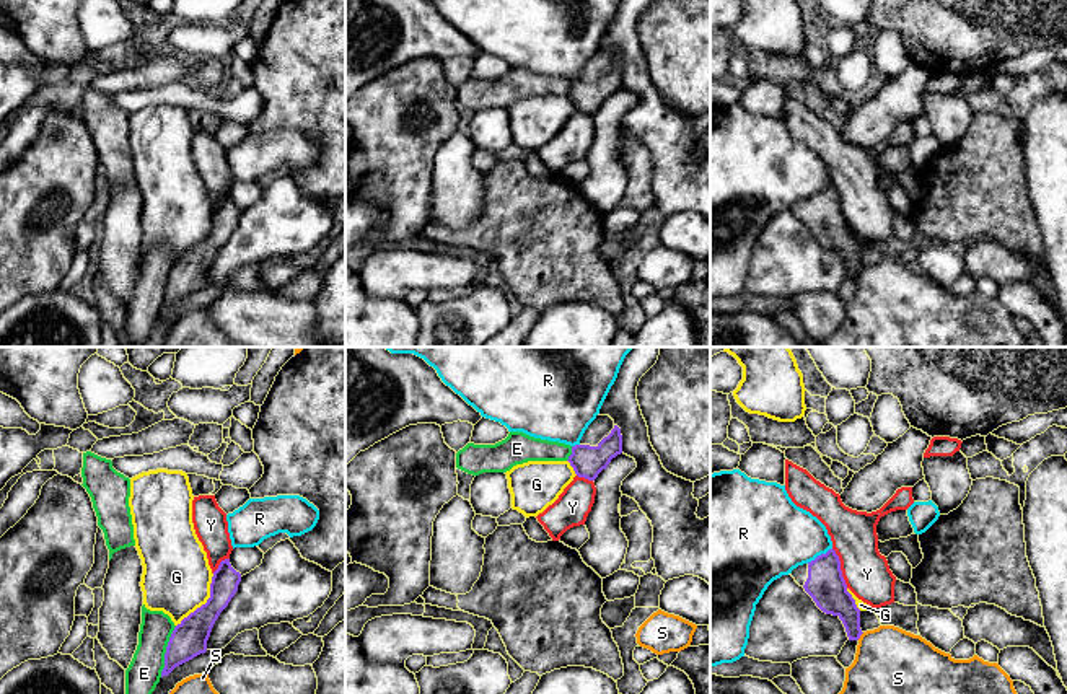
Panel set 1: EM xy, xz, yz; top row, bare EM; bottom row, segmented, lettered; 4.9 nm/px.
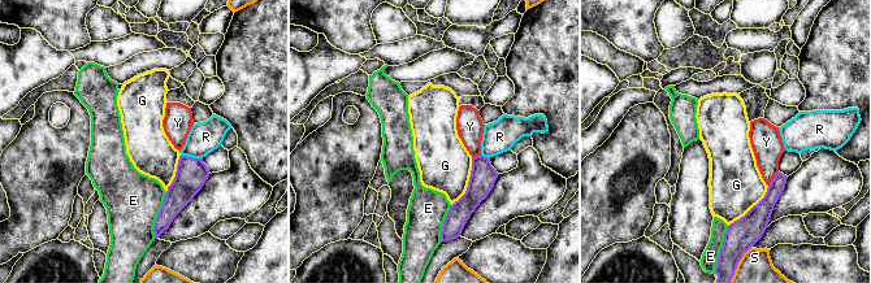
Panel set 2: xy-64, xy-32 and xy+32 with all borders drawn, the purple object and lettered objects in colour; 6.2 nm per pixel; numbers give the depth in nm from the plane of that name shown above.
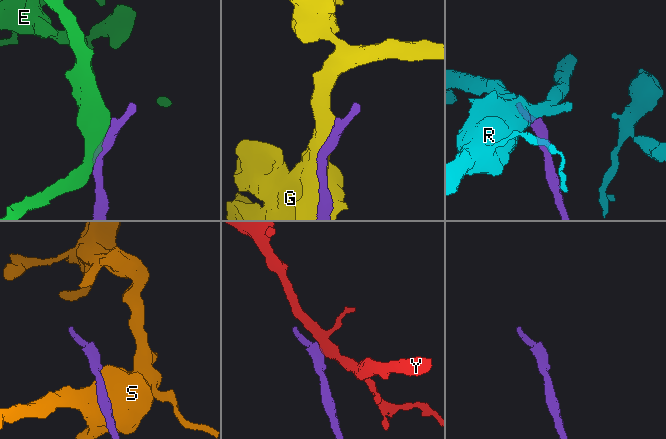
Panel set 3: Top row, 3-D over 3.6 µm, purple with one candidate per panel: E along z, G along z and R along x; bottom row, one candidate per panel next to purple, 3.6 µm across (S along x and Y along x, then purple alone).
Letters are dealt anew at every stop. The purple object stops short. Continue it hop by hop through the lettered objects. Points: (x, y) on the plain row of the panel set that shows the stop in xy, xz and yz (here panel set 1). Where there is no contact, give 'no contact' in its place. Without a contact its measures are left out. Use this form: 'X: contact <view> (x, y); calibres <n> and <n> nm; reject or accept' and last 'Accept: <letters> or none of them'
E: contact xy (166, 287); calibres 180 and 170 nm; reject
G: contact xy (206, 238); calibres 180 and 340 nm; reject
R: contact yz (818, 191); calibres 190 and 380 nm; reject
S: contact yz (860, 269); calibres 170 and 420 nm; reject
Y: contact yz (839, 202); calibres 190 and 220 nm; reject
Accept: none of them

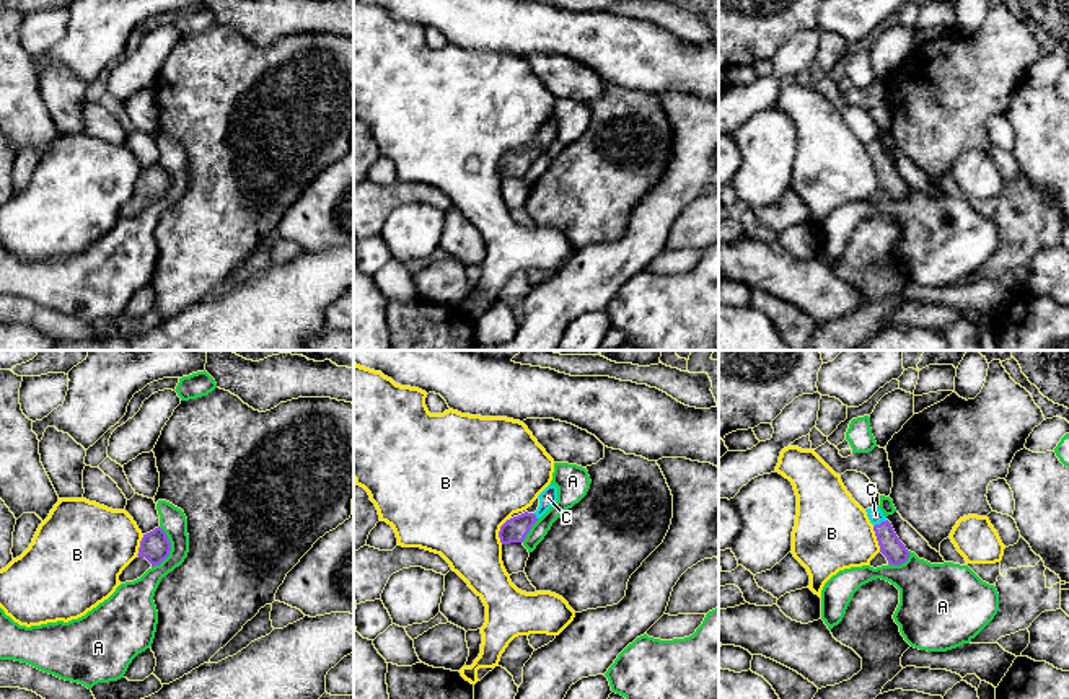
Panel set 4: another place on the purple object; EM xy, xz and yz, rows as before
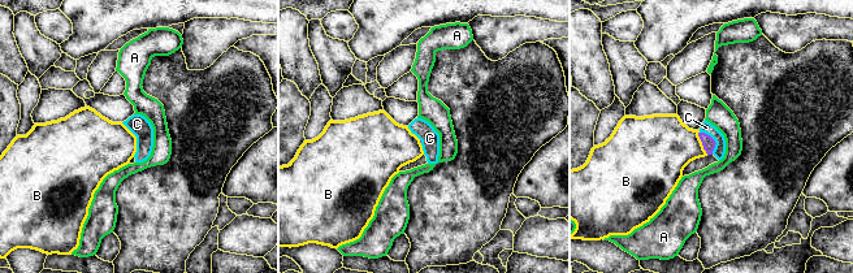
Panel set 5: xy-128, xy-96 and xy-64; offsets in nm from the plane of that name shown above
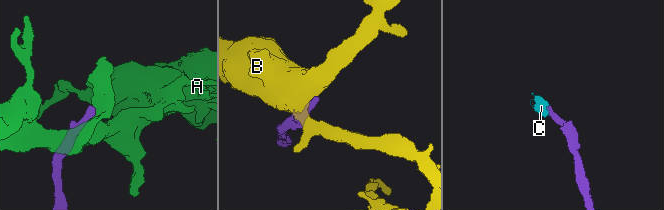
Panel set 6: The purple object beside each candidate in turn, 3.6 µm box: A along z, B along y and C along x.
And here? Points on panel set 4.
A: contact xy (170, 184); calibres 150 and 140 nm; reject
B: contact yz (877, 175); calibres 110 and 380 nm; reject
C: contact yz (882, 157); calibres 110 and 80 nm; accept
Accept: C

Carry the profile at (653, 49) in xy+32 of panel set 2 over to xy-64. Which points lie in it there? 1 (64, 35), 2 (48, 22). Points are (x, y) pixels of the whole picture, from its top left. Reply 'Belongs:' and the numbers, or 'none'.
Belongs: 1, 2

